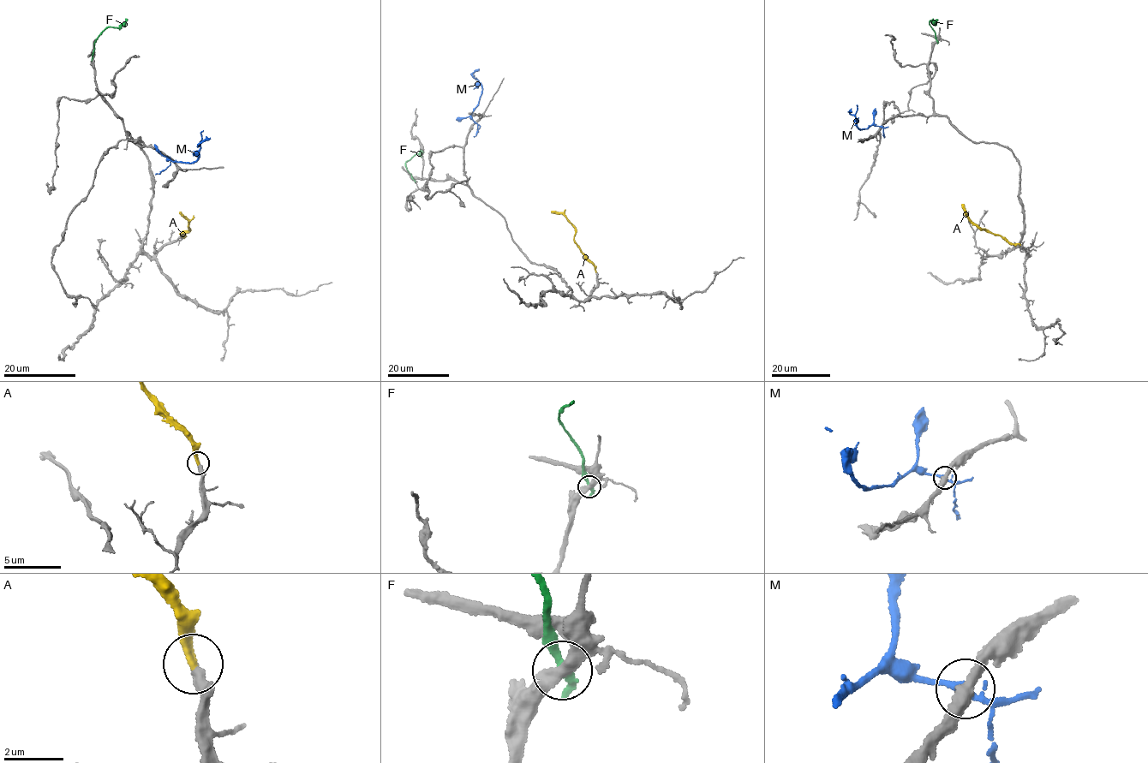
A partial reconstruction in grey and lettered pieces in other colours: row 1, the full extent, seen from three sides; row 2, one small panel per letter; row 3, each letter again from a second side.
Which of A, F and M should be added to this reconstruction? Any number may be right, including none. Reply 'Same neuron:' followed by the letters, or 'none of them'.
Same neuron: A

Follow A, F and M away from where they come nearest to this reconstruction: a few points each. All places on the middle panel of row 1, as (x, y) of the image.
A: (596, 271), (593, 263), (575, 241), (575, 227), (562, 214), (551, 211)
F: (414, 179), (405, 163), (416, 153), (423, 153)
M: (475, 122), (472, 112), (478, 104), (481, 86), (472, 74), (479, 68)

